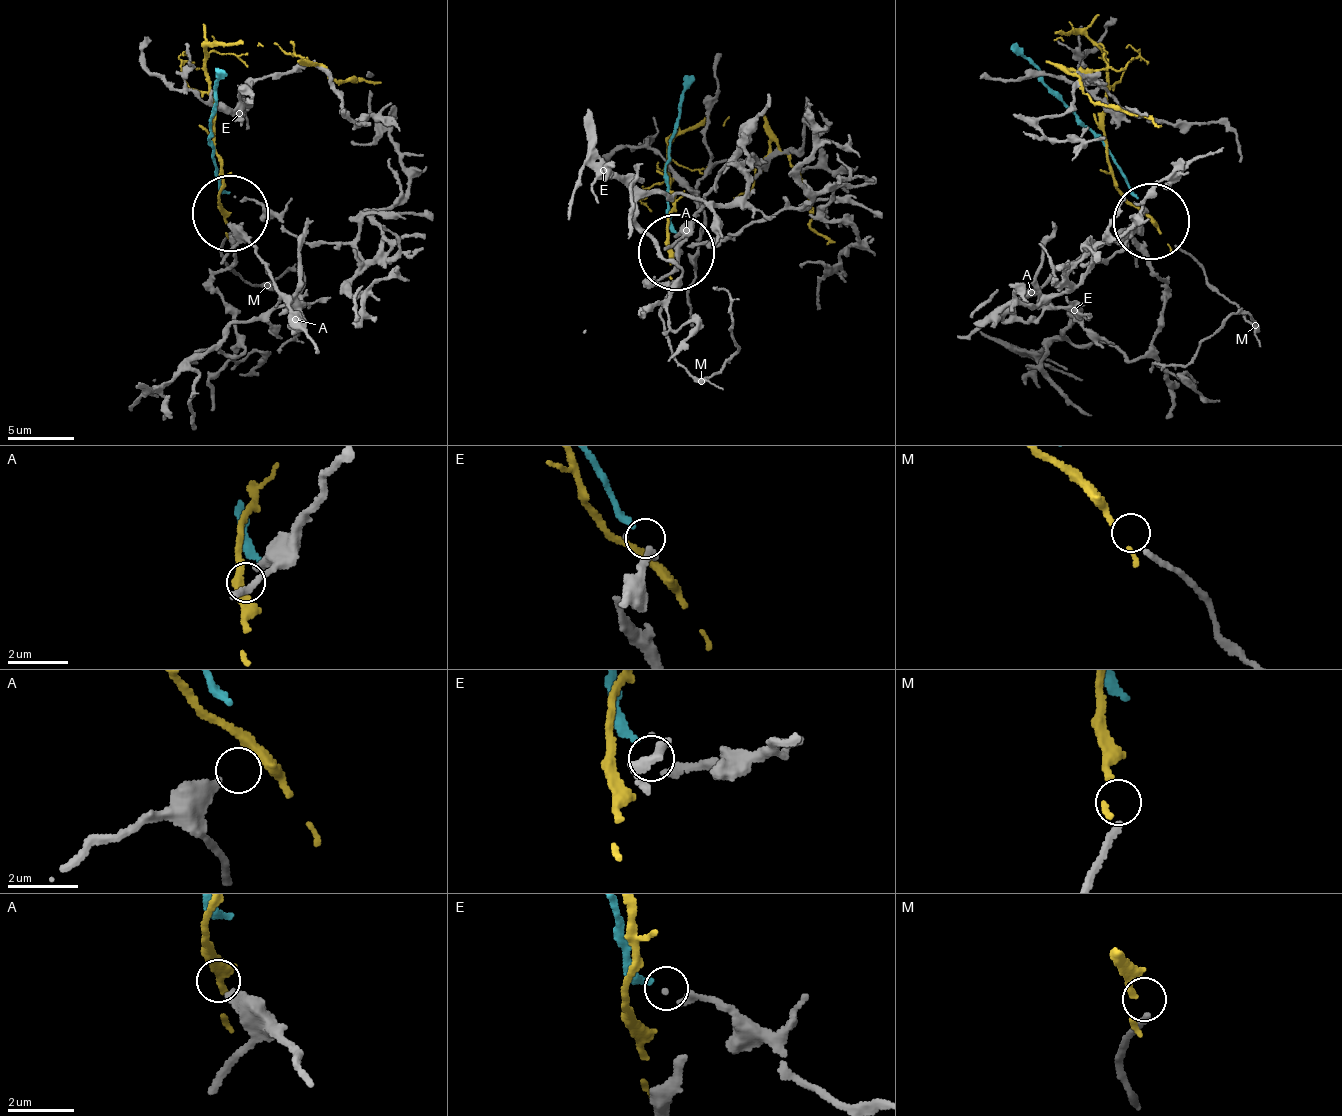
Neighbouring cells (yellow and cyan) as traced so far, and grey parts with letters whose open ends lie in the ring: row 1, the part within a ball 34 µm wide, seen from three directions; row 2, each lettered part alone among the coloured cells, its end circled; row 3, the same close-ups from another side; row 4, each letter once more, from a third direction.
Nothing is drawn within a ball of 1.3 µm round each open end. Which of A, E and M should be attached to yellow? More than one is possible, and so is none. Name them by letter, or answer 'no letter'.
M

